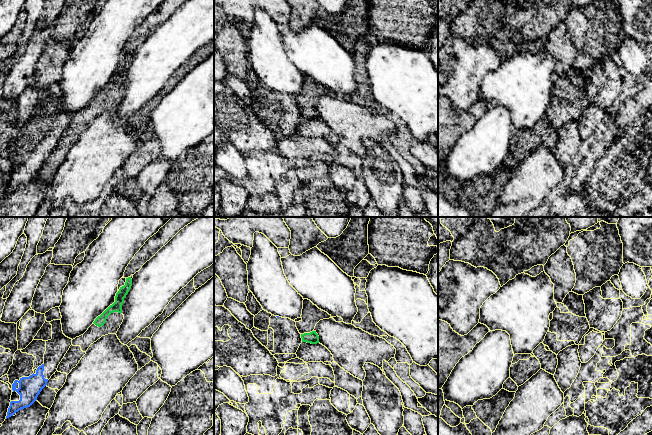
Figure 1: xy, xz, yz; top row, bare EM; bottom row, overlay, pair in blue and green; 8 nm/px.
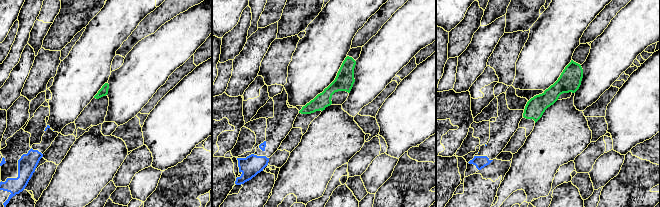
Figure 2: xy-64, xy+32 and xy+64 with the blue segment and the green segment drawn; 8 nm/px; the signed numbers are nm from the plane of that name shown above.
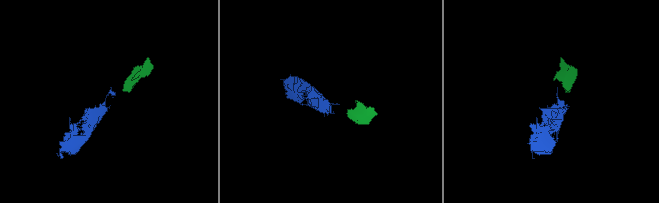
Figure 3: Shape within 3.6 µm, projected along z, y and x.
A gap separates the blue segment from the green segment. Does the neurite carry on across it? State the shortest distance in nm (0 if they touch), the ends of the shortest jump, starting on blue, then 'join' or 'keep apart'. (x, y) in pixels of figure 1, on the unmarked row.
500 nm | xy (43, 140), (93, 98) | keep apart

